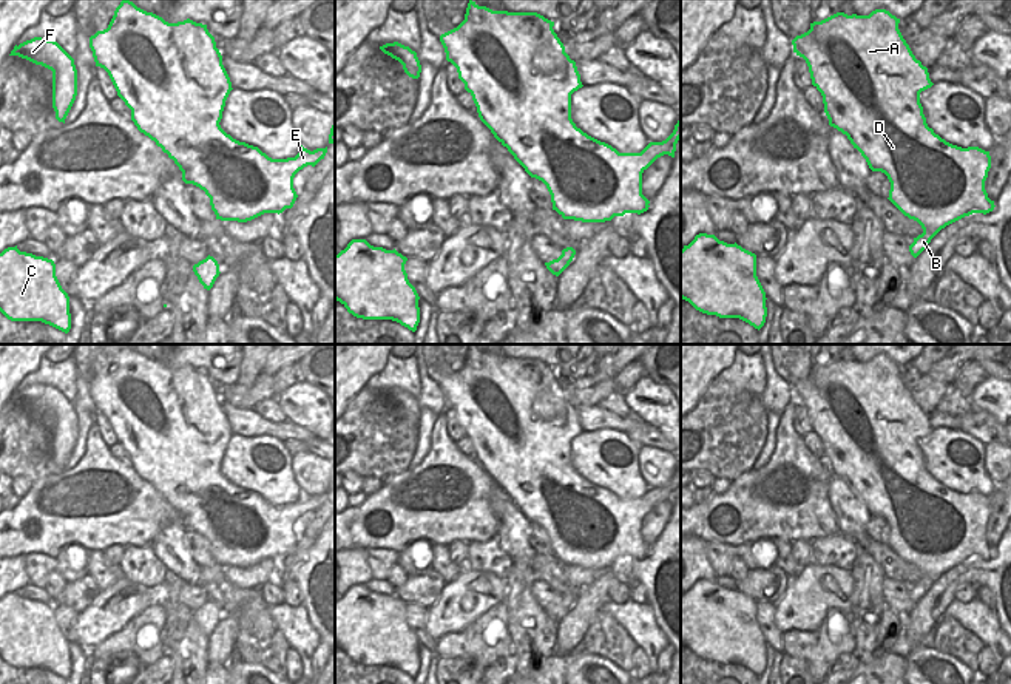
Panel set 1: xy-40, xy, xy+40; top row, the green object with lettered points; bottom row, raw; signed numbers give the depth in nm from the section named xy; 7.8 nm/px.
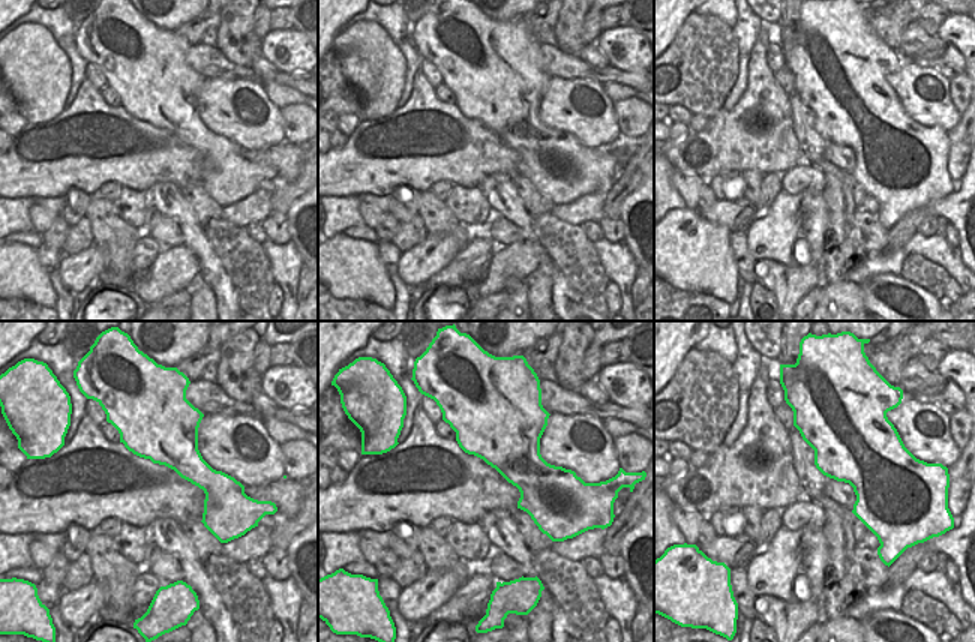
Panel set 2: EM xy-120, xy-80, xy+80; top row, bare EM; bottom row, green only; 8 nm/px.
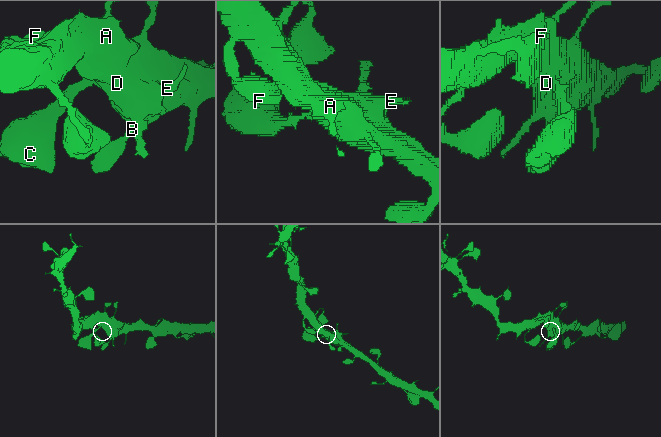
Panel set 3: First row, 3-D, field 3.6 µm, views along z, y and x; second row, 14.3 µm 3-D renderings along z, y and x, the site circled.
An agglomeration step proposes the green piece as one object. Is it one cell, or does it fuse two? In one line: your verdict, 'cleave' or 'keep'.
keep

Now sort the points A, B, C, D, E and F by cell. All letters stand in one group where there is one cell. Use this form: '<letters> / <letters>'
A B C D E F

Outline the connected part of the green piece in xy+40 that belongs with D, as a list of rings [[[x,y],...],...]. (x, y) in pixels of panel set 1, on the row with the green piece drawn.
[[[875,9],[869,15],[847,15],[837,12],[821,22],[810,23],[810,29],[792,40],[793,52],[809,66],[812,85],[821,93],[829,125],[847,136],[854,148],[866,159],[872,171],[881,171],[891,182],[889,201],[909,219],[917,221],[923,233],[914,238],[909,252],[917,258],[931,239],[946,225],[972,213],[989,213],[994,201],[988,198],[985,181],[991,168],[989,151],[979,147],[962,148],[952,145],[928,127],[920,103],[920,93],[934,83],[928,68],[915,59],[898,29],[900,19],[886,9]]]

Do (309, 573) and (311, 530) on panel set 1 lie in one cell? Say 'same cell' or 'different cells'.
different cells

